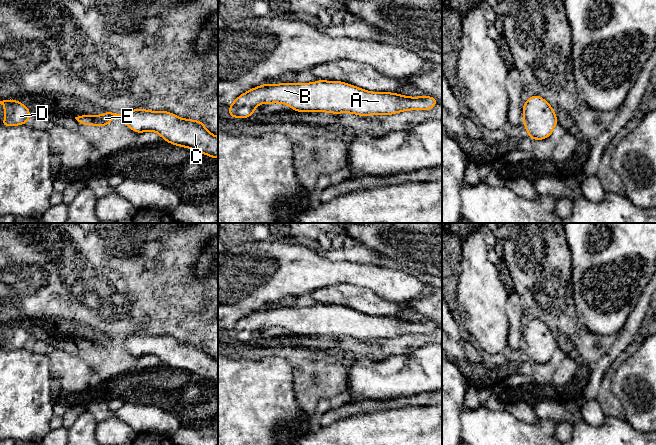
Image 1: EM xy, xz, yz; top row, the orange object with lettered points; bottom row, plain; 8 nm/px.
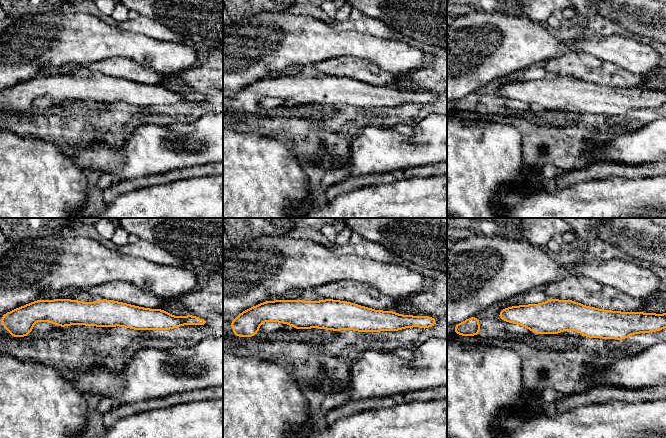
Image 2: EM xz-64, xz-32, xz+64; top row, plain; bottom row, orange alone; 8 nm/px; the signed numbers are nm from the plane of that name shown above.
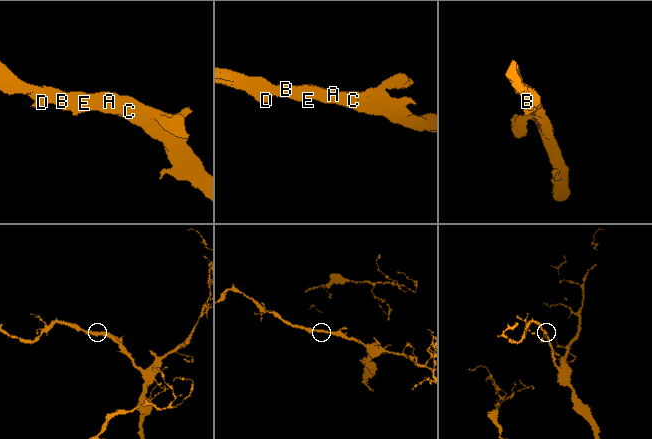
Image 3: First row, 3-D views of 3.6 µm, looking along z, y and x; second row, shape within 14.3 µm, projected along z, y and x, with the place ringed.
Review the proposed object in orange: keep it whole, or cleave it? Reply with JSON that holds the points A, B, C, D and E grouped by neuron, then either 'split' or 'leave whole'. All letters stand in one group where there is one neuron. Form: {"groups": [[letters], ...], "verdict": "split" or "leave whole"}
{"groups": [["A", "B", "C", "D", "E"]], "verdict": "leave whole"}

